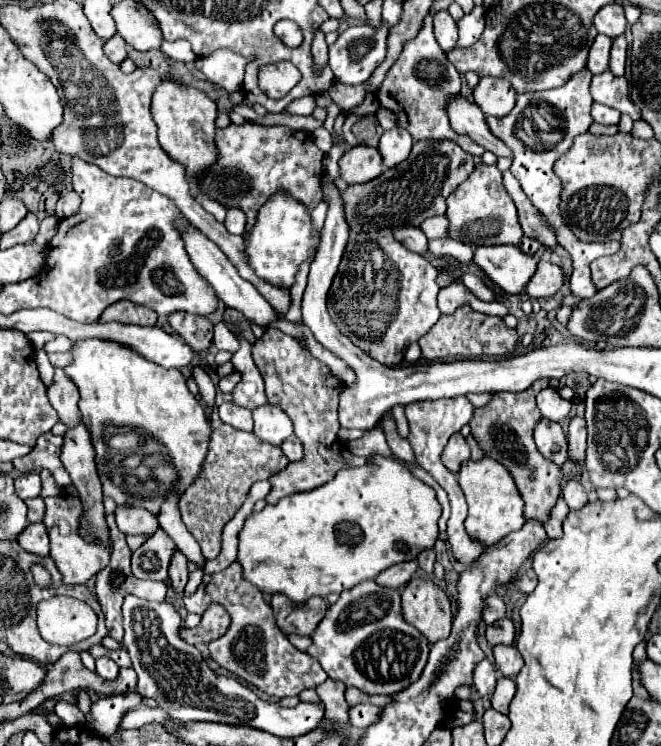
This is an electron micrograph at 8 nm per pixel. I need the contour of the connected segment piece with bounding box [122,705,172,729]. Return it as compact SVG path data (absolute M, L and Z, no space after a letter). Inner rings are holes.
M140 705L136 709L132 709L130 713L126 713L126 719L122 719L122 729L128 729L128 727L142 727L146 723L152 723L152 721L158 721L158 723L164 723L172 719L168 713L164 713L164 709L156 707L156 709L150 709L146 705Z

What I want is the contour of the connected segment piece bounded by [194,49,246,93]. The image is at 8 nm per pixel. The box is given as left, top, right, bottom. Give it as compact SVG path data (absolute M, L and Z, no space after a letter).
M216 51L206 57L198 57L196 67L218 87L226 91L236 91L236 77L244 75L244 65L246 59L238 57L232 51Z

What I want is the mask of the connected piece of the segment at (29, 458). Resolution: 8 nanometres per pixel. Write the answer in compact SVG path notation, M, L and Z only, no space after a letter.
M52 433L40 435L32 451L14 461L14 469L22 473L40 473L42 469L48 469L62 487L68 487L72 481L60 461L60 445L62 445L62 437Z

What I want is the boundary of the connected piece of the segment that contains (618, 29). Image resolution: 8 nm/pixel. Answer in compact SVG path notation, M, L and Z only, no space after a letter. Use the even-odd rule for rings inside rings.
M610 3L604 5L596 17L594 17L594 27L598 29L598 33L604 33L608 37L618 37L624 33L626 29L626 19L624 19L624 9L620 3Z

